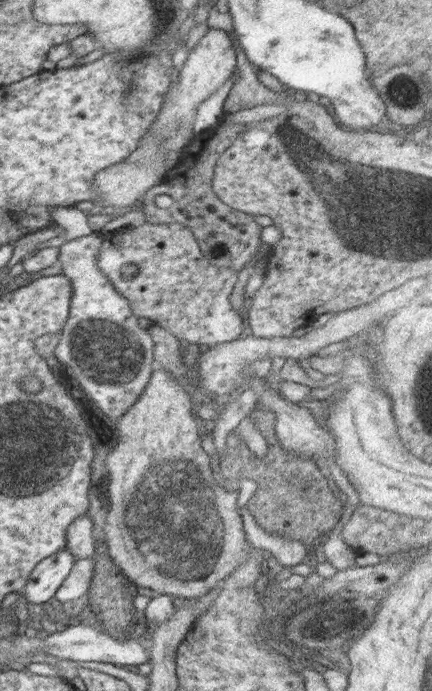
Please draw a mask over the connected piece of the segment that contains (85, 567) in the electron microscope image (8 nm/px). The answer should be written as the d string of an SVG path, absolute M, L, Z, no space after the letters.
M76 558L70 574L56 591L56 600L70 606L71 602L84 596L88 588L92 588L95 570L92 558Z

